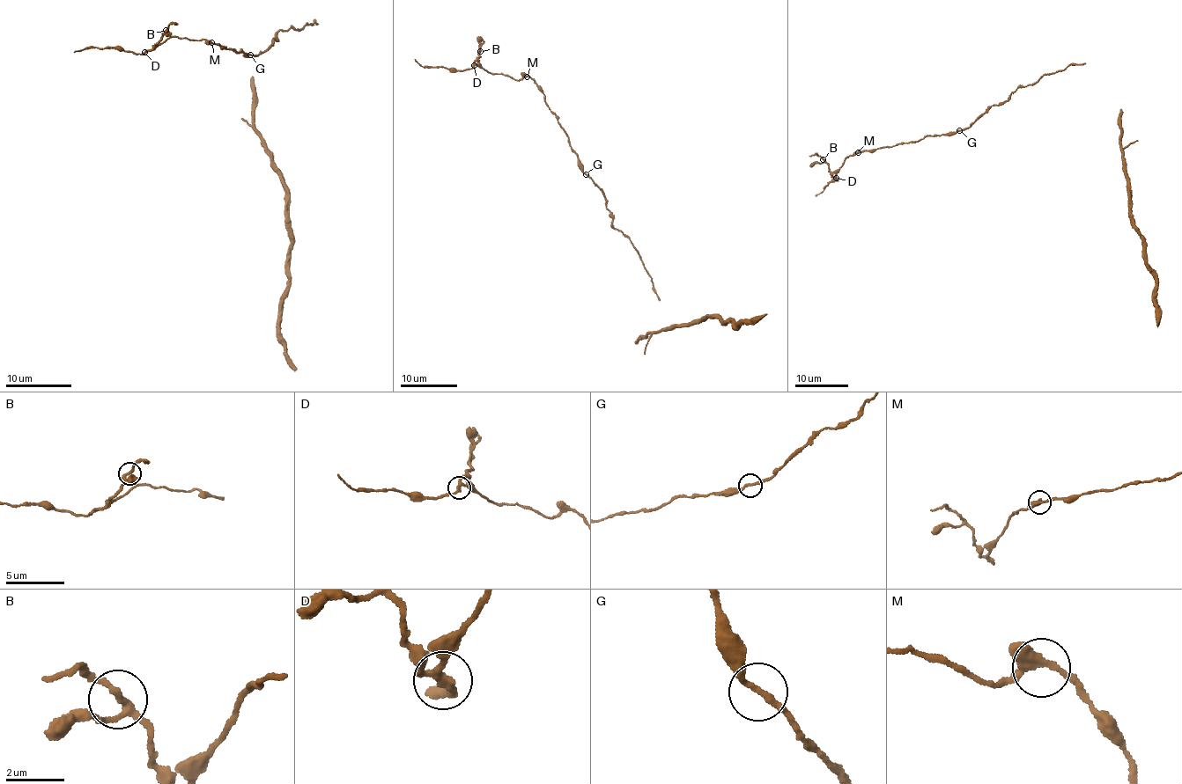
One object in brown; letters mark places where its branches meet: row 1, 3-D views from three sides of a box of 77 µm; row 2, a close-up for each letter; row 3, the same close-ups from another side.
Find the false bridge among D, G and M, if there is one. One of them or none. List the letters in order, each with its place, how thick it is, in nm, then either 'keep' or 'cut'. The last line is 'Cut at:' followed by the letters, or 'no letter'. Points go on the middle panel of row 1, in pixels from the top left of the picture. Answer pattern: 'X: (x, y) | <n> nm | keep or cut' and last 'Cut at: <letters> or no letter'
D: (474, 65) | 200 nm | cut
G: (586, 174) | 190 nm | keep
M: (527, 76) | 280 nm | keep
Cut at: D

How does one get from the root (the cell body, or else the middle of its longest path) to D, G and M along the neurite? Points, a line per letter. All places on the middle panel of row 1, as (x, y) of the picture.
D: (641, 261), (630, 239), (614, 228), (600, 188), (584, 172), (539, 88), (529, 77), (512, 78), (473, 66)
G: (641, 261), (630, 239), (614, 228), (600, 188), (586, 174)
M: (641, 261), (630, 239), (614, 228), (600, 188), (584, 172), (567, 133), (550, 109), (543, 94), (527, 76)

